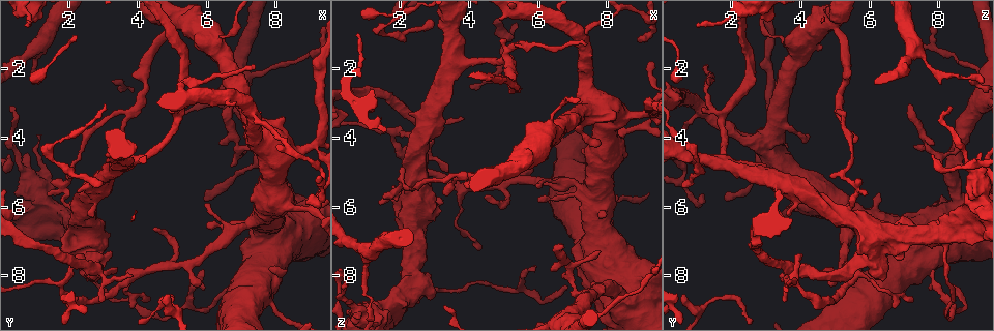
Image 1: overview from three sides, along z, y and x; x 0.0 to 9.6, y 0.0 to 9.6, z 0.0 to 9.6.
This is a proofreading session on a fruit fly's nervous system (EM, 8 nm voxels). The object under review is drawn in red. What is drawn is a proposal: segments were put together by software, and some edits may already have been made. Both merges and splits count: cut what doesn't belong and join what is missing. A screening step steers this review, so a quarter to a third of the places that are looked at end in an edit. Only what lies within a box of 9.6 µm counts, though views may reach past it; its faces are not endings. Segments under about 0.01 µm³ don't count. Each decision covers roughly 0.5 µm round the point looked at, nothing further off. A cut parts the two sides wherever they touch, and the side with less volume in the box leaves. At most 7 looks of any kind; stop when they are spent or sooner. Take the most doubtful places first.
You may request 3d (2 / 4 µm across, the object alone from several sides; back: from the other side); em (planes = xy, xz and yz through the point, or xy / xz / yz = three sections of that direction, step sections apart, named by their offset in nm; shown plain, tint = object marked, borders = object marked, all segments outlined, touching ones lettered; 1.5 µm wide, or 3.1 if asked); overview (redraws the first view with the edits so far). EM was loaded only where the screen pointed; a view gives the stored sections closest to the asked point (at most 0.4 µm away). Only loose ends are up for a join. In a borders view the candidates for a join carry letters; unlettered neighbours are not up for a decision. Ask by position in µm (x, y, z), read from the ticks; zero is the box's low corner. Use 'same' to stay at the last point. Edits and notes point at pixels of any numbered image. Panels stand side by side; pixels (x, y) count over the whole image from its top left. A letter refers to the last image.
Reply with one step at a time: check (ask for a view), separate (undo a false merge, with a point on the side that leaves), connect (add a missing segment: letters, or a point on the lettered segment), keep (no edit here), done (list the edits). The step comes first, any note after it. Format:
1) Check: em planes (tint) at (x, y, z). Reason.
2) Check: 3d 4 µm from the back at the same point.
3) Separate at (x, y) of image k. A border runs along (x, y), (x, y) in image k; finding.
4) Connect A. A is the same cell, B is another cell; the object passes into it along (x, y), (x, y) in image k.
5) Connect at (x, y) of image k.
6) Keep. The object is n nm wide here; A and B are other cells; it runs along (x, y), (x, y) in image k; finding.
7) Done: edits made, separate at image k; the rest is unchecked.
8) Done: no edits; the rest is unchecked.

Check: 3d 2 µm at (5.80, 8.25, 4.95). Branch stops here.

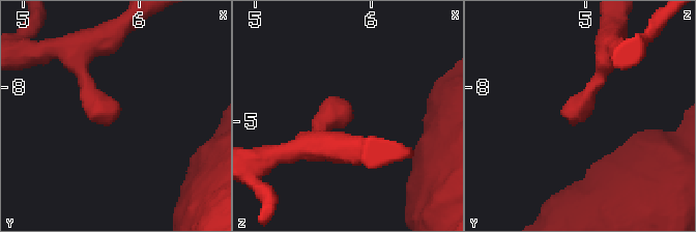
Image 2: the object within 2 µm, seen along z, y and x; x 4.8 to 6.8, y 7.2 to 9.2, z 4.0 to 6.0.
Check: em planes (borders) at (5.72, 8.32, 4.86). Shape alone is not enough.

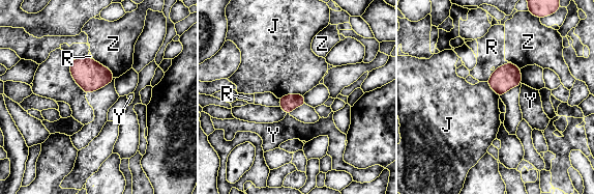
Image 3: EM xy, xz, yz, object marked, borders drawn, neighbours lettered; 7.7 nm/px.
Keep. The longest contact is with R, 240 nm; J, R, Y and Z are other cells; a border runs along (303, 93), (287, 93), (277, 98) in image 3; none of them fits.

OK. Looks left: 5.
Check: 3d 4 µm at (1.85, 5.45, 5.65). Abrupt turn.

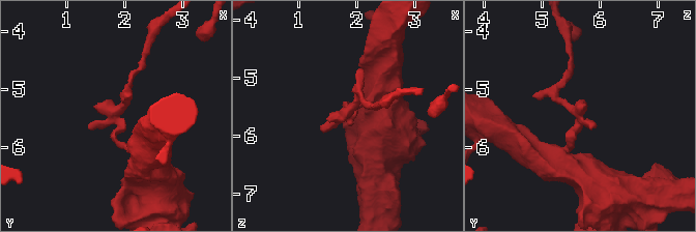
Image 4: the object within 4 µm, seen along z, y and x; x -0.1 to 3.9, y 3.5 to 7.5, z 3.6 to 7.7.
Check: em planes (tint) at (1.85, 5.40, 5.60). Shape alone is not enough.

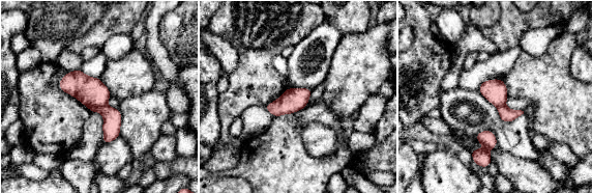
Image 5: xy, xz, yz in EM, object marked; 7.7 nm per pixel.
Check: em planes (borders) at the same point. What lies round it.

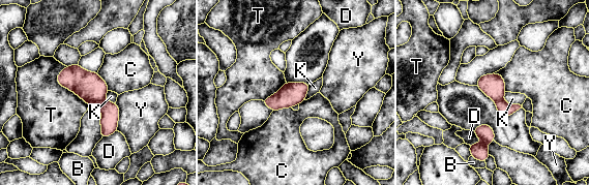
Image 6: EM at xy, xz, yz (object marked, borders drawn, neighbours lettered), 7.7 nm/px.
Separate at (110, 112) of image 6. The object is 180 nm wide here; B, C, D, K, T and Y are other cells; a border runs along (105, 99), (88, 103) in image 6; two cells meet here.

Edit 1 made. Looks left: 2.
Done: edits made, separate at image 6; the rest is unchecked.

